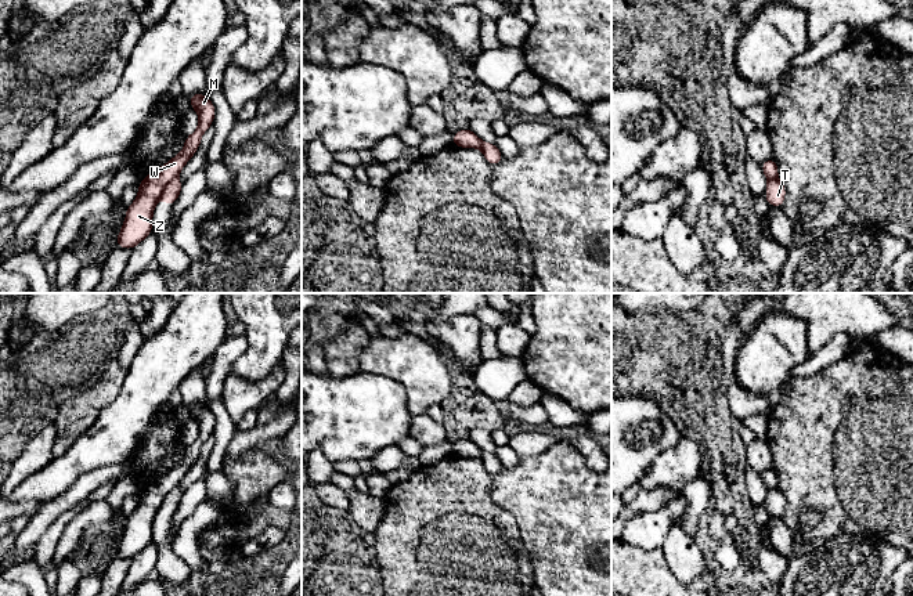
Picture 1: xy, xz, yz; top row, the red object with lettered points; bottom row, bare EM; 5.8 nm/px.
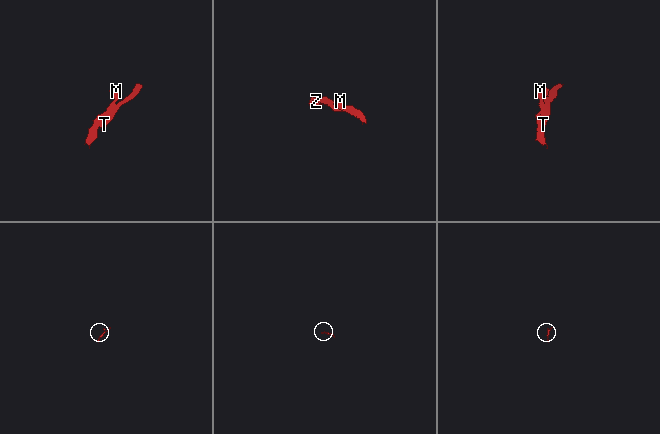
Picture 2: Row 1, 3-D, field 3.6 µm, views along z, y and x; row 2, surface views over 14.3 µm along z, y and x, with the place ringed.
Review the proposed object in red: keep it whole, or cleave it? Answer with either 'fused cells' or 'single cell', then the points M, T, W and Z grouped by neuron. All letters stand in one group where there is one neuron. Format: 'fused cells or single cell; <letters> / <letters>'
fused cells; M W Z / T

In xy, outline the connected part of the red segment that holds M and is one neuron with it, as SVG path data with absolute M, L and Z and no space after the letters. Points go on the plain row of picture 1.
M202 402L190 407L190 416L199 425L198 438L185 447L183 460L172 467L165 476L152 480L140 494L137 509L127 516L123 537L116 548L116 556L123 559L136 557L152 542L152 523L165 496L176 488L184 474L194 466L203 443L212 436L216 426L213 412Z

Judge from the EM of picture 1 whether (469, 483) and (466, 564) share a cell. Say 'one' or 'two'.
one

